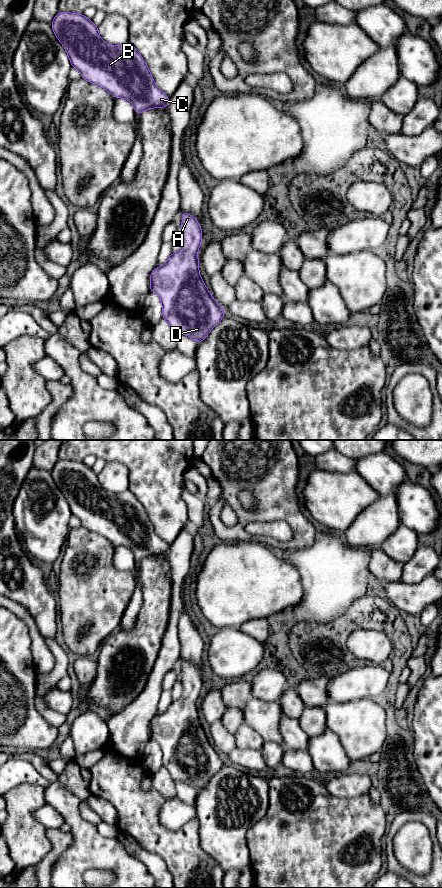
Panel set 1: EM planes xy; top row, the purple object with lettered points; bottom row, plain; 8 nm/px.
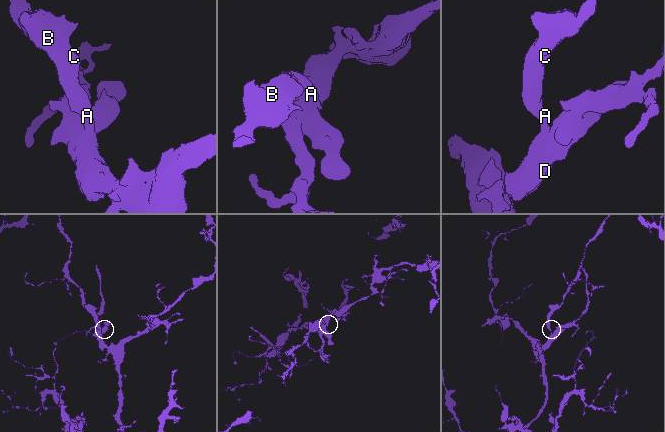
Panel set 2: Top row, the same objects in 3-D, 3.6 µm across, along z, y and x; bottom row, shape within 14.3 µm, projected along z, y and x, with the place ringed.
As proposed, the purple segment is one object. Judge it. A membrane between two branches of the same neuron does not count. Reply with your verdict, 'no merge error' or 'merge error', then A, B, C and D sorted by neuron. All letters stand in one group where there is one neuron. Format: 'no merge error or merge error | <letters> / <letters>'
no merge error | A B C D

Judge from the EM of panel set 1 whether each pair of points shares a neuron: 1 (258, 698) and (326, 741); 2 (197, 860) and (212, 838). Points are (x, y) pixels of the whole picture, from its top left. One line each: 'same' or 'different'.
1: different
2: different

